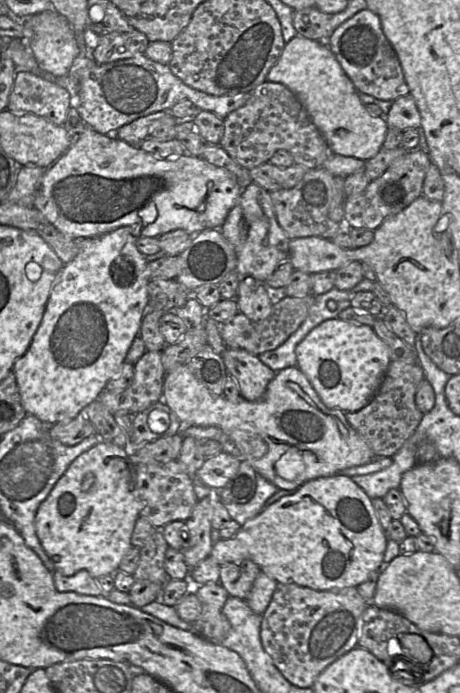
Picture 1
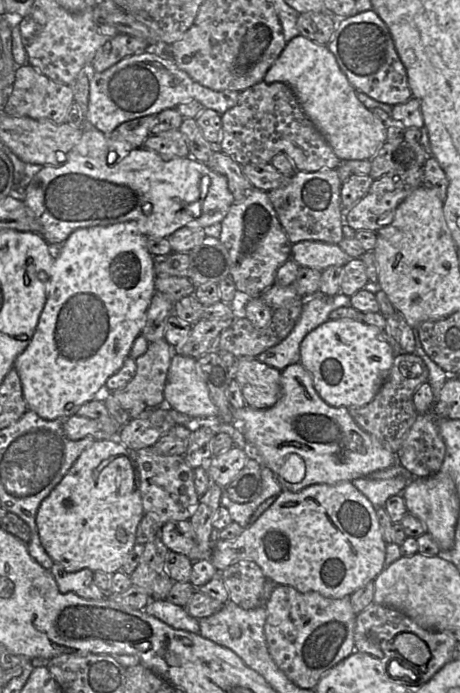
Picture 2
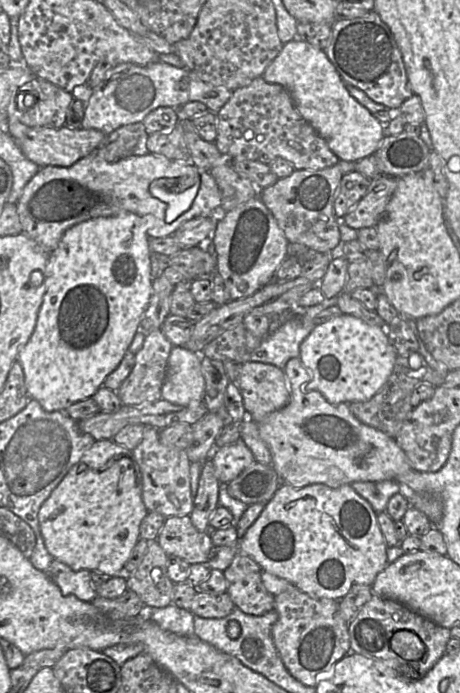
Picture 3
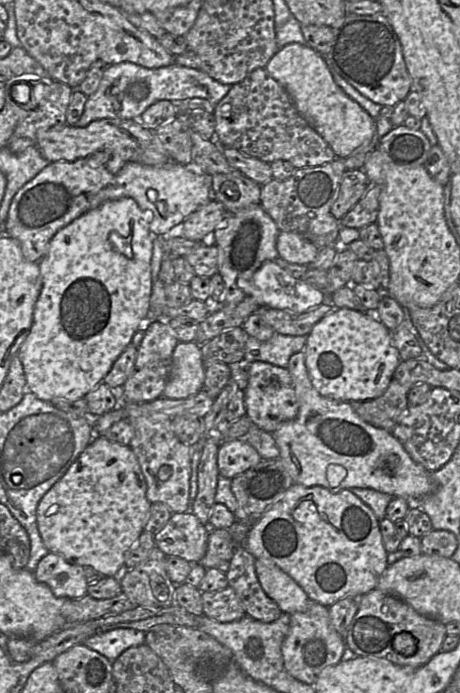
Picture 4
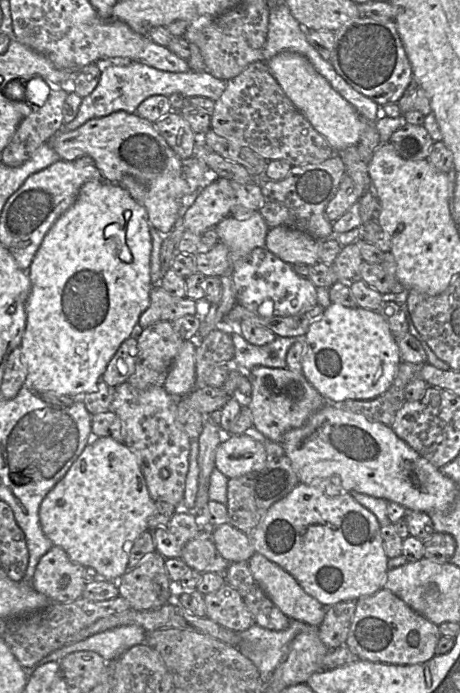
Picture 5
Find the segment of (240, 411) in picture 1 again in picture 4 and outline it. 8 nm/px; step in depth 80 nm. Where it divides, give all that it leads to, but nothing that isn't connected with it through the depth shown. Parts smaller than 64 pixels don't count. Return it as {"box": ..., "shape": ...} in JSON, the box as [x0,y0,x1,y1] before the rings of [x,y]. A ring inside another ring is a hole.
{"box":[163,342,432,501],"shape":[[[179,342],[172,355],[169,377],[163,397],[185,399],[197,394],[204,387],[204,361],[201,345],[193,342]],[[304,351],[297,352],[289,358],[287,369],[294,381],[299,410],[295,418],[283,422],[271,434],[279,448],[279,458],[295,484],[322,486],[331,492],[349,488],[369,488],[409,501],[418,501],[432,492],[431,472],[412,460],[392,432],[364,421],[349,402],[324,397],[314,388],[305,365]]]}

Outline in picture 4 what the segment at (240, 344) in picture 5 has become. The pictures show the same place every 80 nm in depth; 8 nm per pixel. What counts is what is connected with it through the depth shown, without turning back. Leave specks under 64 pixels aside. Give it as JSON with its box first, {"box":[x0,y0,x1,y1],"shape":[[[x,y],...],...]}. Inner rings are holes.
{"box":[244,333,307,368],"shape":[[[274,333],[267,341],[248,337],[245,343],[244,363],[262,361],[287,368],[289,358],[304,351],[307,336],[291,336]]]}

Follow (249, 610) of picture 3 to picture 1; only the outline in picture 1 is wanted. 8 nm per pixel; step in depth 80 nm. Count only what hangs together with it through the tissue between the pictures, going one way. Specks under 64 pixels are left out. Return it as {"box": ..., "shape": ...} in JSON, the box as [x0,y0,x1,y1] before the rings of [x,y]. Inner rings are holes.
{"box":[219,559,260,600],"shape":[[[249,559],[226,563],[220,565],[219,583],[229,596],[246,600],[260,570],[260,567]]]}

